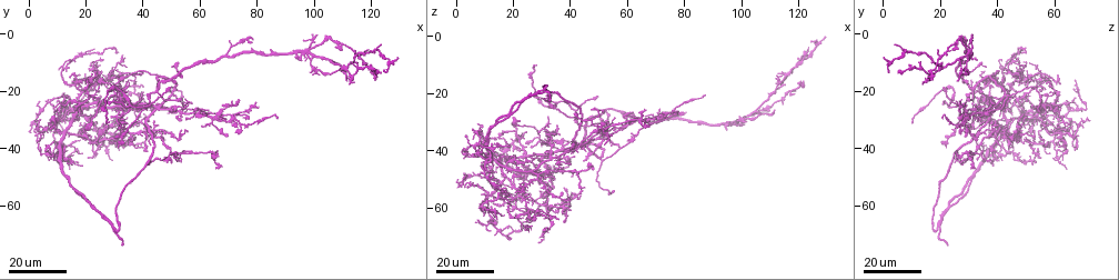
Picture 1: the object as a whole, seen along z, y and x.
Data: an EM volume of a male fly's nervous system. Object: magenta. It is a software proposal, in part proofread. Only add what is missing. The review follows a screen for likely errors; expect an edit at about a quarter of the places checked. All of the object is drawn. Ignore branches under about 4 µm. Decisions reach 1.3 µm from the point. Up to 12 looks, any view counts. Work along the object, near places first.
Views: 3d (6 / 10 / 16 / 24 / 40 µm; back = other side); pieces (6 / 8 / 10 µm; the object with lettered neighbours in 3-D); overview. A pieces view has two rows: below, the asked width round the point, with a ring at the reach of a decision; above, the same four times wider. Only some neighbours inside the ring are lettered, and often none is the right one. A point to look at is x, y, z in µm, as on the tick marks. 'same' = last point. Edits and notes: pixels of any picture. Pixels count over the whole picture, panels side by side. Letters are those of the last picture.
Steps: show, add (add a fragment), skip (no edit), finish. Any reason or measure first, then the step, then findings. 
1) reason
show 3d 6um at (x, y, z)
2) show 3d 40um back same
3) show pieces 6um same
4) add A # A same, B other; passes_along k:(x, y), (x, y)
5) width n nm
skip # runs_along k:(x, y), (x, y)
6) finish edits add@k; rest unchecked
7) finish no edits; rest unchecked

show 3d 24um at (111, 16, 26)

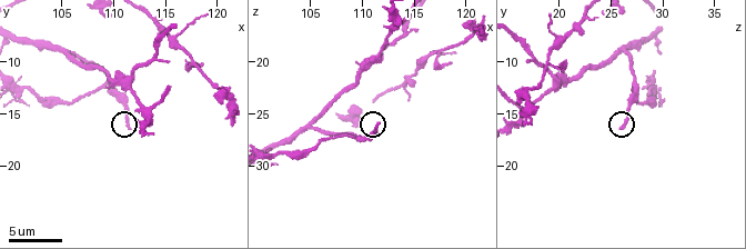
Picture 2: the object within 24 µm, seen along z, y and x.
show pieces 10um at (111.6, 16.4, 26.2)

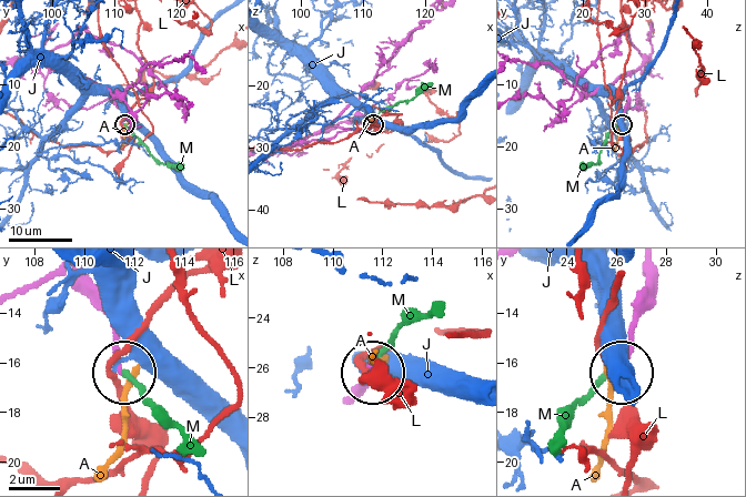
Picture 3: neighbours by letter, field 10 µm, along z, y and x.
add M # A other, J other, L other, M same; passes_along 3:(644, 304), (632, 327), (629, 353), (581, 404), (564, 435); the neuron continues

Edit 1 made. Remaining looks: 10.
redraw
show overview

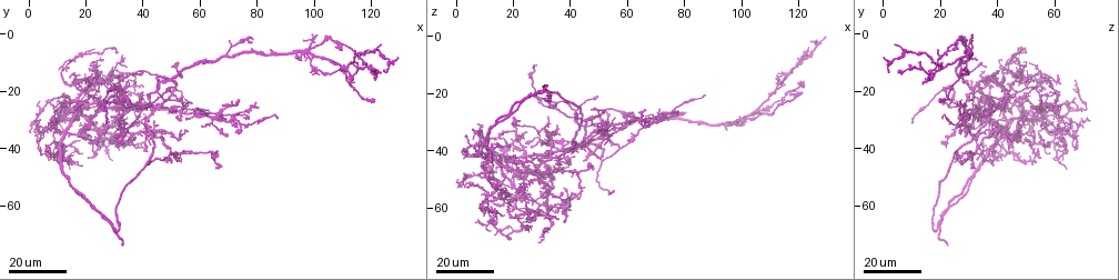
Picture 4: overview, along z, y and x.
branch stops here
show 3d 24um at (52, 17, 30)

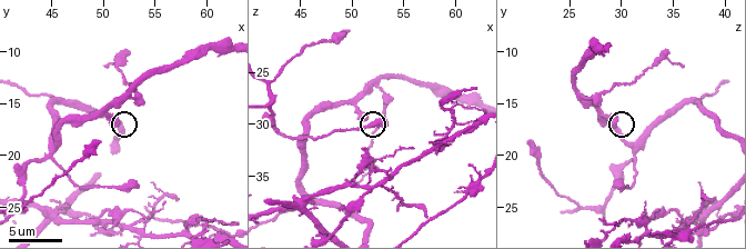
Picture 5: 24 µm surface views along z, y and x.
closer look
show 3d 10um at (51.4, 16.4, 29.6)

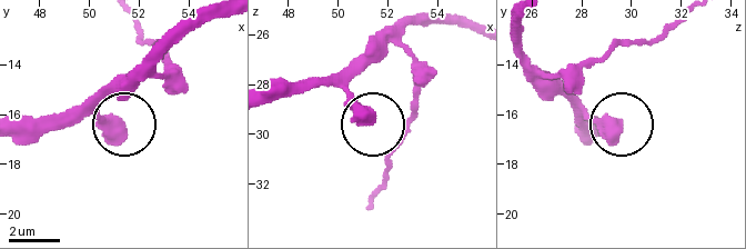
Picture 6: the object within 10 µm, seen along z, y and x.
see the neighbours
show pieces 8um at (51.3, 16.6, 29.5)

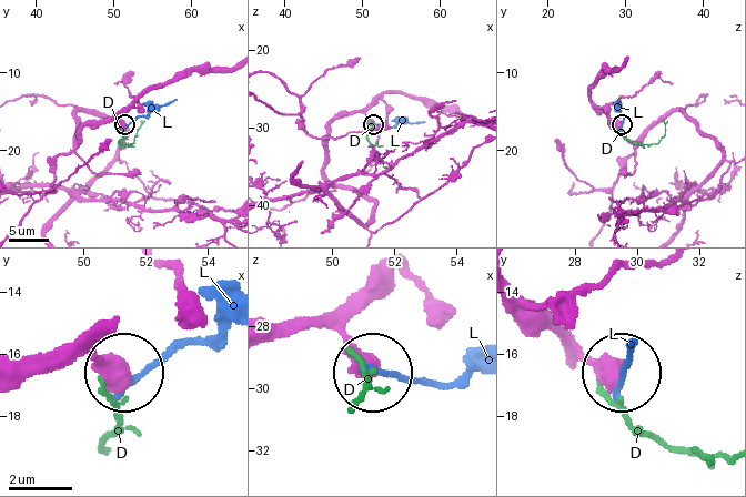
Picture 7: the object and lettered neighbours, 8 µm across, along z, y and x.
skip # D other, L other; runs_along 7:(94, 114), (76, 114), (78, 140), (86, 127), (122, 123); none of them fits

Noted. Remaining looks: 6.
free end
show 3d 24um at (101, 1, 30)

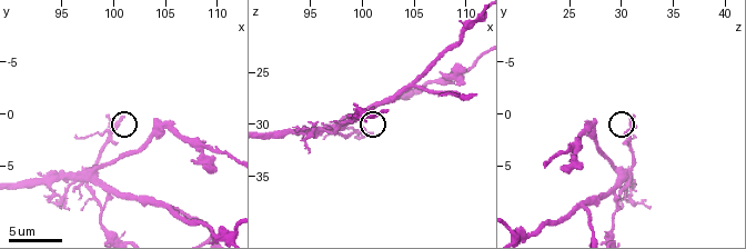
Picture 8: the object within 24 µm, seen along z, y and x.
show pieces 10um at (100.8, 0.6, 31.0)

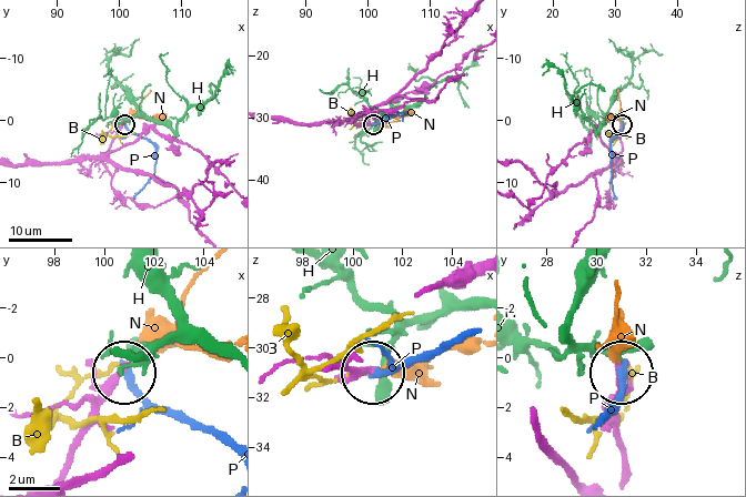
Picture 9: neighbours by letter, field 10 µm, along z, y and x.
skip # B other, H other, N other, P other; runs_along 9:(325, 372), (338, 365), (372, 369); none of them fits

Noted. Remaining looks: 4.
free end
show 3d 24um at (32, 74, 22)

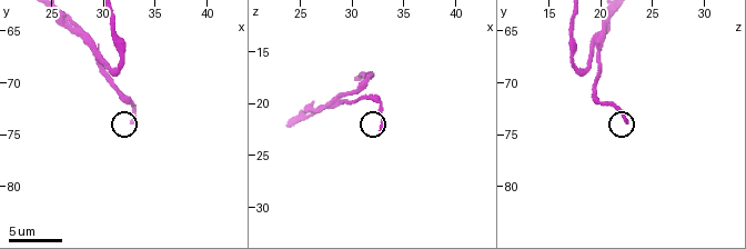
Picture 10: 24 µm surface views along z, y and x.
show pieces 8um at (32.8, 74.0, 22.8)

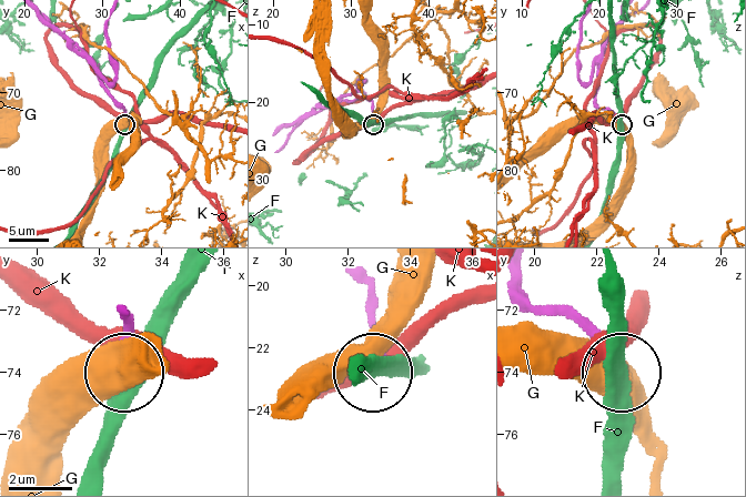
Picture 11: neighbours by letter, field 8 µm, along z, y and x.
skip # F other, G other, K other; no lettered fragment goes on from it

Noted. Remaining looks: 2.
end of a long branch
show 3d 16um at (19, 46, 38)

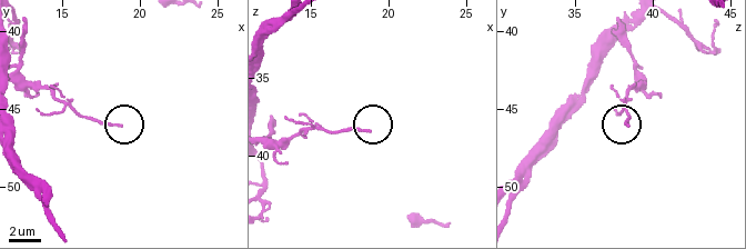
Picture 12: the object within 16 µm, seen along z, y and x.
show pieces 8um at (18.8, 46.2, 38.6)

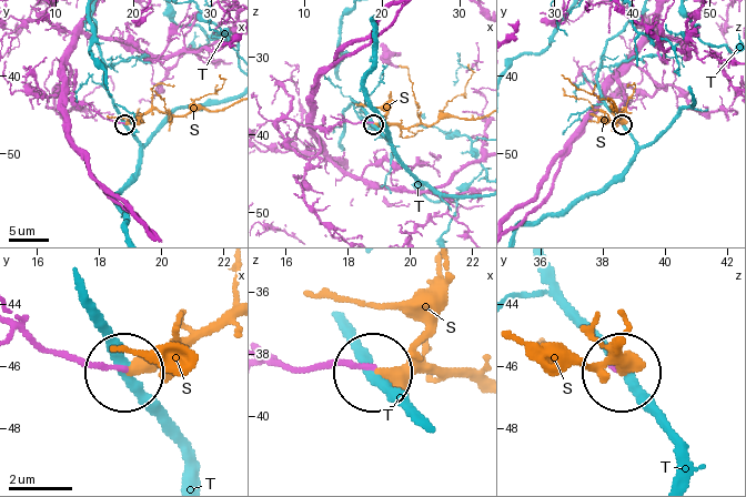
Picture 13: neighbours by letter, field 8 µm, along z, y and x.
skip # S other, T other; runs_along 13:(290, 145), (278, 124), (284, 119), (314, 127), (371, 122); no lettered fragment goes on from it

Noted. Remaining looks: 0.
finish edits add@3; rest unchecked

